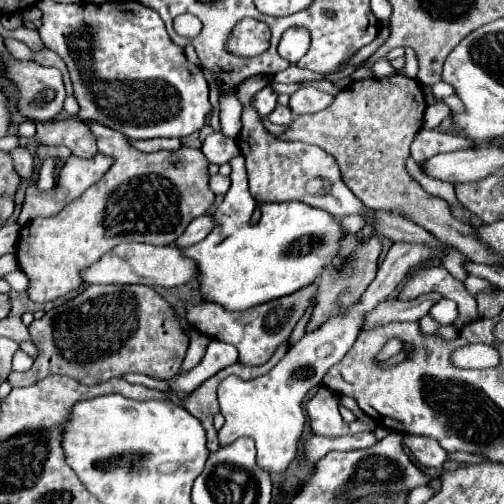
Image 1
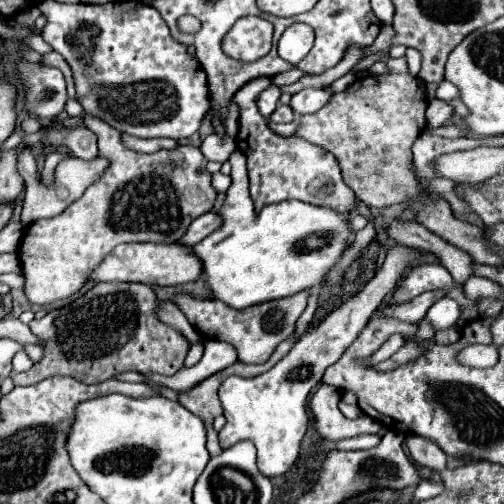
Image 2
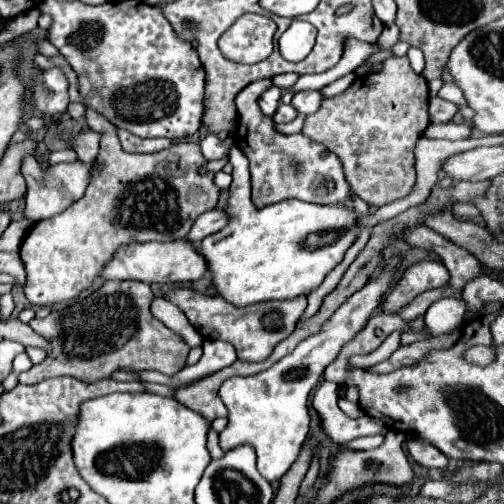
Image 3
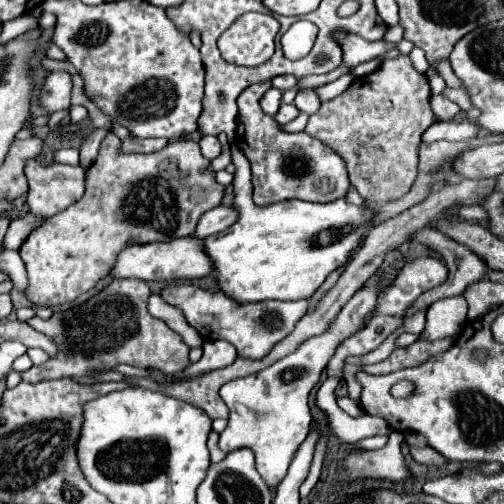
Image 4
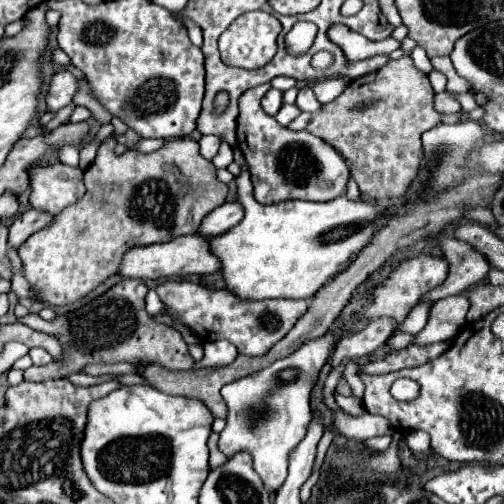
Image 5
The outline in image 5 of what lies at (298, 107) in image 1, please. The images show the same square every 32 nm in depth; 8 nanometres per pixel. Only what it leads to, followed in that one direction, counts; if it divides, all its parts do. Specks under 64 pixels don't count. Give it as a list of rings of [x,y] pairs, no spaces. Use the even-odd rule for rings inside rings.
[[[302,88],[302,90],[298,92],[296,106],[298,106],[302,112],[312,112],[312,114],[314,114],[314,112],[320,108],[320,102],[316,100],[316,96],[314,96],[314,92],[312,92],[312,90]]]

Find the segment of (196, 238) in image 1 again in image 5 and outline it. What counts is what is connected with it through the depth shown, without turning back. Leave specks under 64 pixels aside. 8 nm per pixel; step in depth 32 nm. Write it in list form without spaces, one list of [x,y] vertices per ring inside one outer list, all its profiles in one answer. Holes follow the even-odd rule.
[[[226,202],[204,218],[198,232],[204,236],[218,236],[218,234],[224,234],[226,230],[230,230],[232,226],[236,226],[242,218],[244,218],[242,204],[240,202]]]

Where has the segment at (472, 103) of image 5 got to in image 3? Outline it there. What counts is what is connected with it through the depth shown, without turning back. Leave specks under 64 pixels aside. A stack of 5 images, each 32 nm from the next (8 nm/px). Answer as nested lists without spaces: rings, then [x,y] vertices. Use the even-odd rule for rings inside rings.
[[[444,83],[438,92],[438,96],[459,106],[467,106],[467,102],[462,91],[455,84]]]

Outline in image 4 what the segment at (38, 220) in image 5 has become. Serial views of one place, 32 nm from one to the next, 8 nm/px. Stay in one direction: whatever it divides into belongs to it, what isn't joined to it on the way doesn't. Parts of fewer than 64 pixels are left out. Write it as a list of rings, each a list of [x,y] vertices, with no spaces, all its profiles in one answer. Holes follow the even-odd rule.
[[[28,212],[28,214],[22,216],[22,218],[12,220],[12,224],[10,224],[10,228],[8,228],[8,234],[6,234],[6,238],[4,238],[4,248],[8,248],[8,250],[18,250],[20,244],[22,244],[36,228],[40,228],[44,222],[46,222],[44,216],[32,216],[32,212]]]

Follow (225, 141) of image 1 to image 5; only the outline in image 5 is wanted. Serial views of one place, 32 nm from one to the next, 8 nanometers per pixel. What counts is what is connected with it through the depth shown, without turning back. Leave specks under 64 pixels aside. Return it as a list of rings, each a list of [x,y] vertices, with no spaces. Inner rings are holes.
[[[202,136],[200,138],[200,154],[206,160],[212,160],[216,156],[218,148],[220,148],[220,138],[218,136]]]

